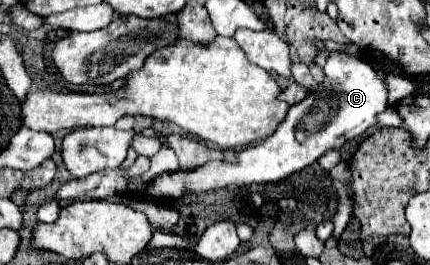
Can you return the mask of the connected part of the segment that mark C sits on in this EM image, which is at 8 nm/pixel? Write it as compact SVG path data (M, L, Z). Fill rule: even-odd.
M334 51L328 55L324 65L324 81L318 91L306 97L302 103L290 107L288 115L280 123L280 127L264 139L256 147L246 147L244 151L236 153L236 161L210 161L196 171L176 171L176 173L162 173L150 181L136 181L128 189L130 191L148 191L148 195L158 197L178 197L184 191L210 191L222 189L228 185L252 185L252 183L268 183L268 181L282 181L288 175L312 165L318 161L328 149L342 147L348 139L362 135L368 127L376 125L376 115L386 111L388 89L384 79L376 75L370 63L346 55L344 51Z

